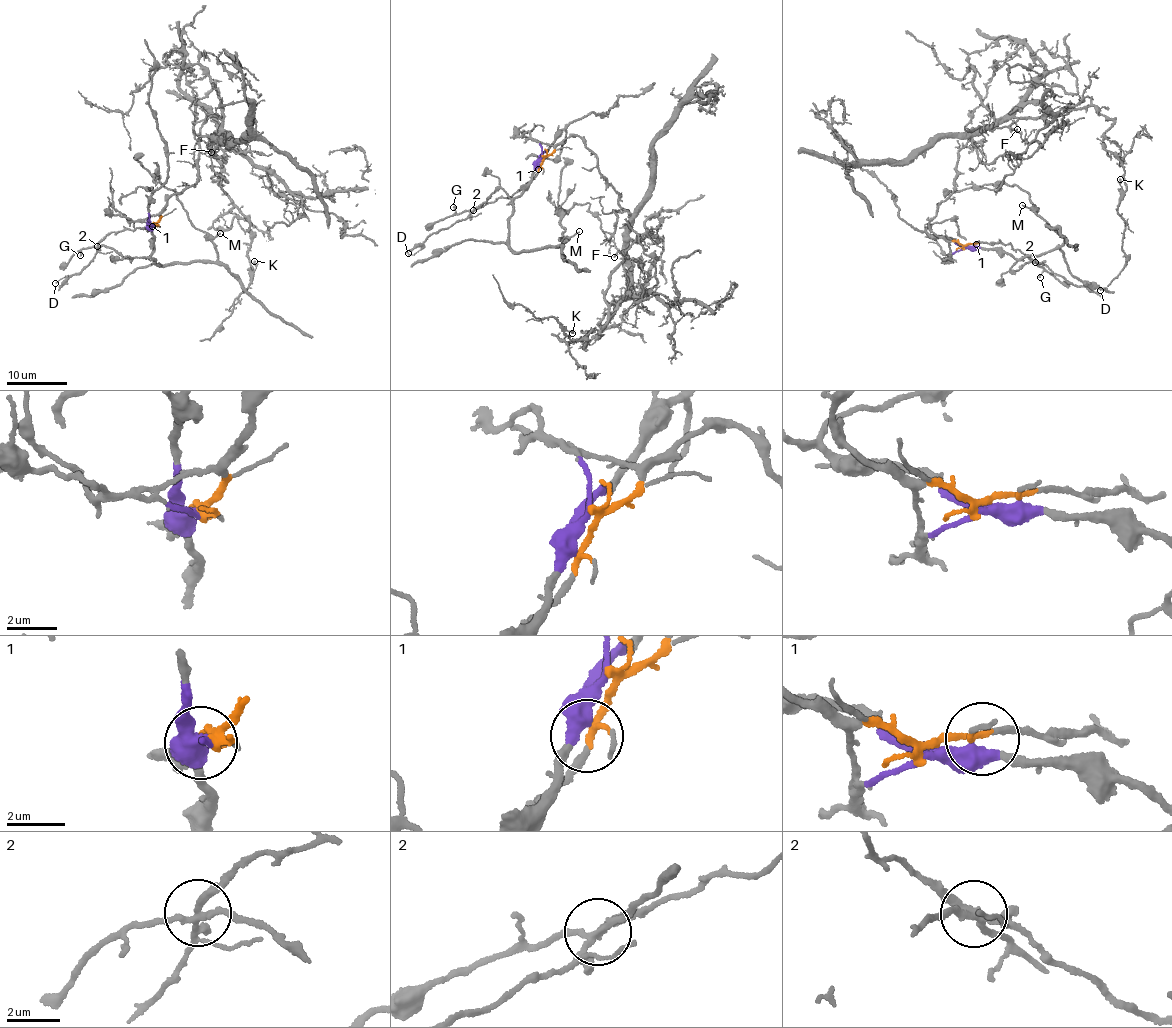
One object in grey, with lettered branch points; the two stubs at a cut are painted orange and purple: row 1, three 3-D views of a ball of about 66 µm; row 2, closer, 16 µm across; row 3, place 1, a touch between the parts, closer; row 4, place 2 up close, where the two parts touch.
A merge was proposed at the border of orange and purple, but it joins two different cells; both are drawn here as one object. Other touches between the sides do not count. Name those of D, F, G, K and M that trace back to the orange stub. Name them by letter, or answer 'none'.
D, F, K

